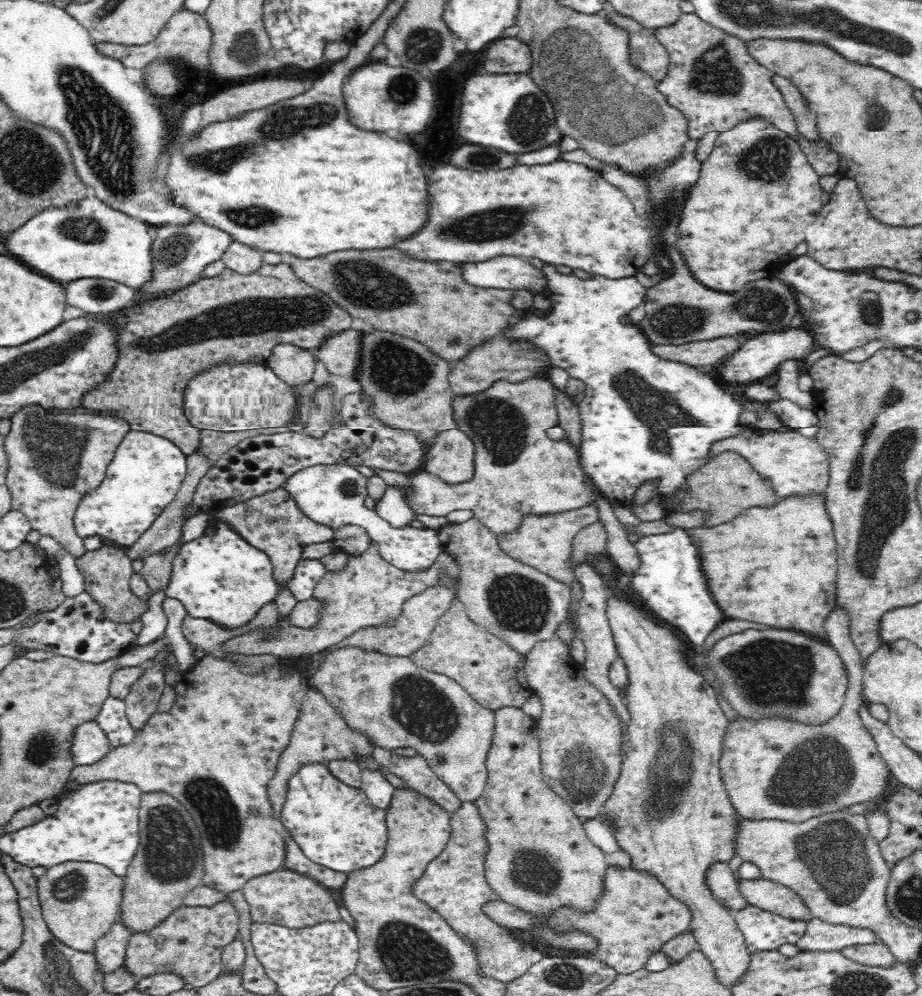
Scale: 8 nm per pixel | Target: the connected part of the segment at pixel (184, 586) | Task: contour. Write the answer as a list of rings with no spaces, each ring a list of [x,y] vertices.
[[[214,520],[200,537],[180,546],[178,554],[172,560],[172,576],[170,576],[165,595],[179,600],[190,616],[210,619],[220,627],[233,629],[252,620],[260,607],[268,601],[275,600],[278,591],[279,584],[273,576],[273,566],[268,555],[264,554],[263,550],[248,544],[227,524]]]

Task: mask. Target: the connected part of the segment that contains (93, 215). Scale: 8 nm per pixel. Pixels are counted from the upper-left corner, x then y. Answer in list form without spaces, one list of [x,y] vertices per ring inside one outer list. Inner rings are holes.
[[[84,197],[75,208],[68,208],[66,205],[48,207],[36,213],[36,216],[29,218],[20,228],[9,233],[6,238],[6,250],[30,270],[58,283],[66,284],[80,279],[108,279],[138,290],[153,275],[151,246],[154,239],[148,235],[149,227],[150,225],[140,219],[106,206],[98,197]]]

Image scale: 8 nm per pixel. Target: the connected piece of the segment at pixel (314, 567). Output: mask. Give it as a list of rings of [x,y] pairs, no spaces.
[[[300,558],[294,570],[294,576],[286,582],[286,587],[292,591],[297,601],[311,599],[315,586],[326,572],[321,558],[314,558],[314,560]]]

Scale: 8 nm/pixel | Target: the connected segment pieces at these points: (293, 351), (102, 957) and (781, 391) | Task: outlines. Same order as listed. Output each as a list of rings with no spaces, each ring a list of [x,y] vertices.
[[[280,343],[272,348],[267,366],[288,385],[301,387],[309,383],[315,372],[315,356],[310,350]]]
[[[119,918],[118,922],[95,942],[93,953],[97,962],[97,970],[104,974],[104,977],[124,964],[126,947],[131,935]]]
[[[796,359],[785,360],[777,370],[778,384],[775,390],[782,399],[786,399],[804,409],[813,409],[812,392],[804,392],[798,385],[800,364]]]

